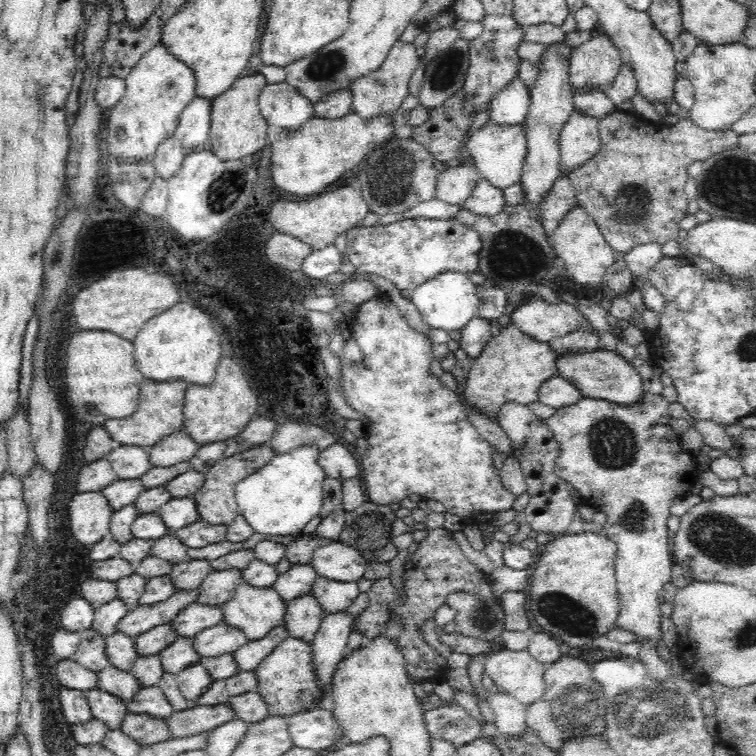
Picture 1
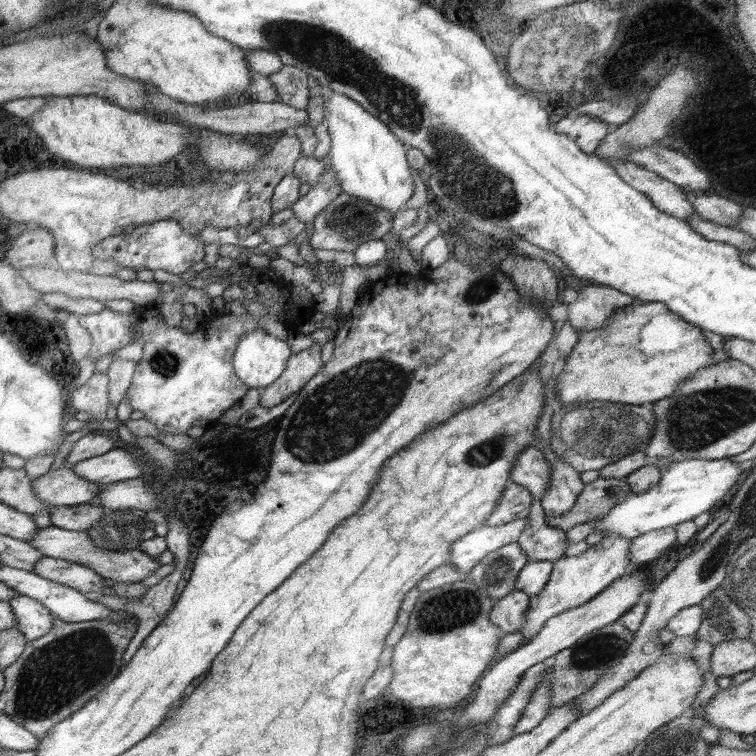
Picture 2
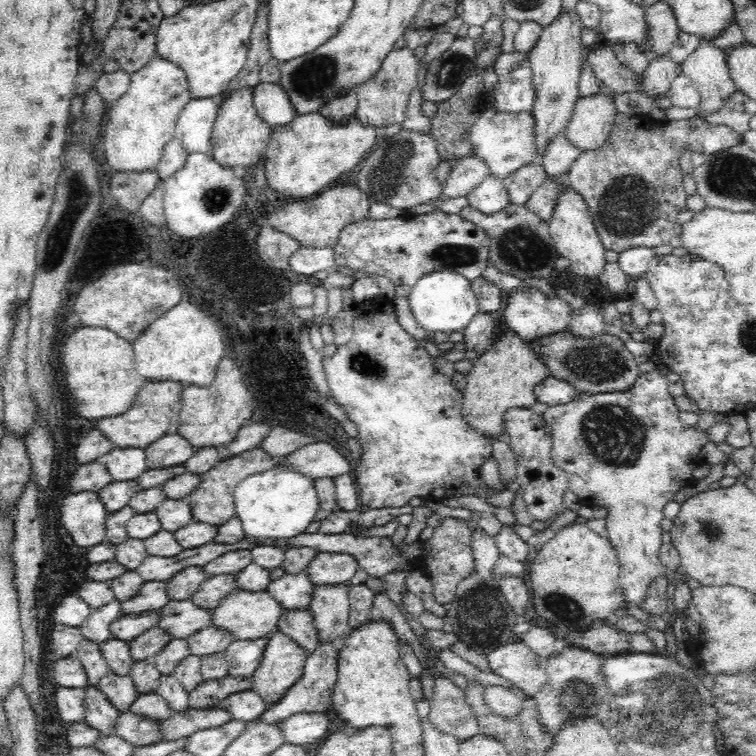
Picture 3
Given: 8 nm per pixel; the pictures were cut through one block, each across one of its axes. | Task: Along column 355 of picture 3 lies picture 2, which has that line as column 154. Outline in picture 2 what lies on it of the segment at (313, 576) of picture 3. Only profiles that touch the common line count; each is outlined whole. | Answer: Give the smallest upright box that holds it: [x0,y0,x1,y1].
[24,525,161,582]

